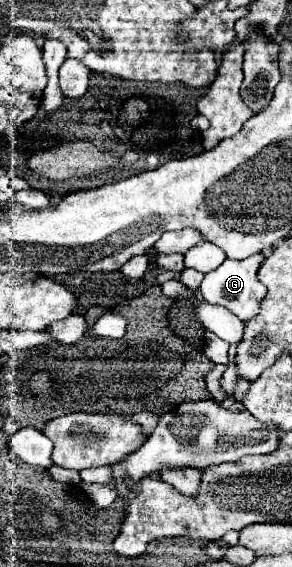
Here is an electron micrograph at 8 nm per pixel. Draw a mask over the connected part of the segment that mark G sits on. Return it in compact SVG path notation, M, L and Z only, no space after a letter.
M255 253L243 261L229 261L229 259L223 261L215 271L207 273L205 279L201 281L199 285L201 297L213 305L227 307L231 313L235 313L243 321L255 317L259 313L259 303L265 297L265 287L261 287L261 283L255 277L263 259L265 259L263 253Z

